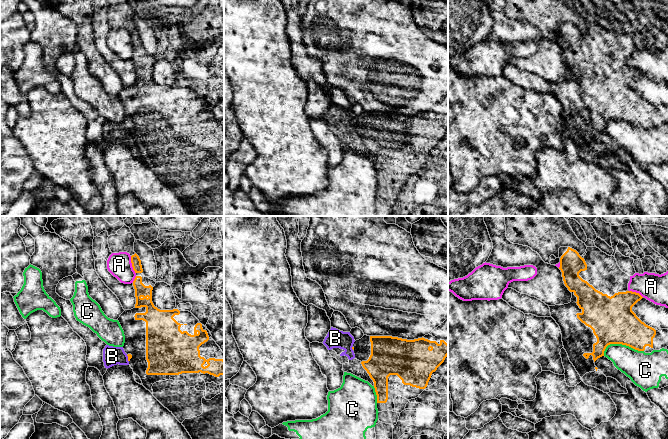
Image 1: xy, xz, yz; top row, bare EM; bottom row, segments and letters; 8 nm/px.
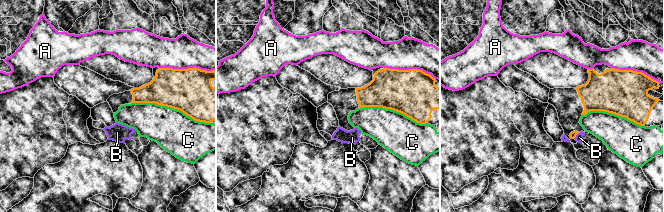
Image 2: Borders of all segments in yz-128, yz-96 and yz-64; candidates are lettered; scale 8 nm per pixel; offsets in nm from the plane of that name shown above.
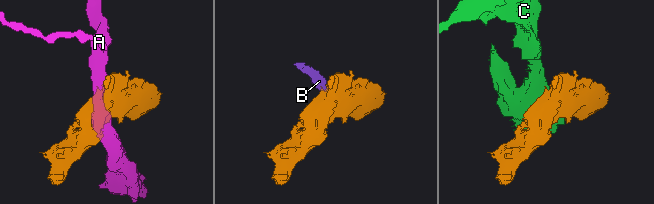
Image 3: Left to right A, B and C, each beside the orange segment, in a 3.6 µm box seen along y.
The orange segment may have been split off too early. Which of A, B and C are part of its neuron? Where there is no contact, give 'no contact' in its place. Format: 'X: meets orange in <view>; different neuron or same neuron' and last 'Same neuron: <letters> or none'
A: meets orange in xy; different neuron
B: meets orange in xy; different neuron
C: meets orange in yz; different neuron
Same neuron: none

